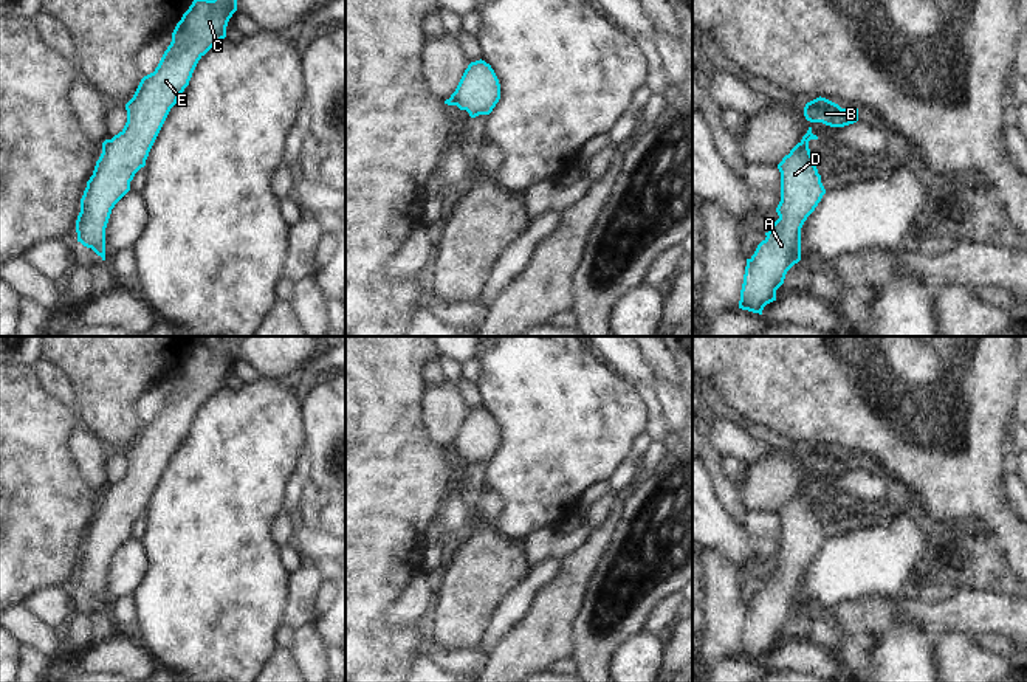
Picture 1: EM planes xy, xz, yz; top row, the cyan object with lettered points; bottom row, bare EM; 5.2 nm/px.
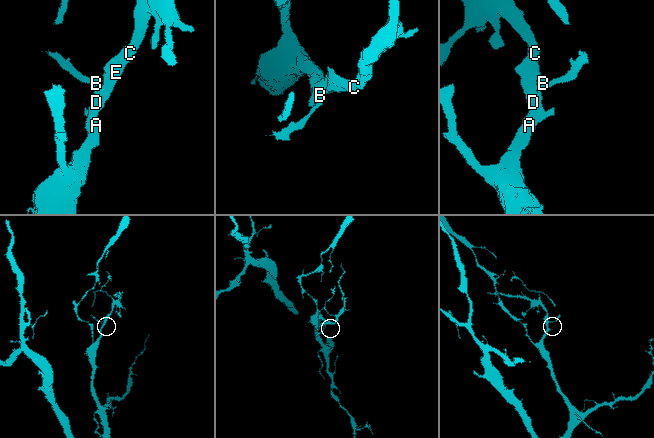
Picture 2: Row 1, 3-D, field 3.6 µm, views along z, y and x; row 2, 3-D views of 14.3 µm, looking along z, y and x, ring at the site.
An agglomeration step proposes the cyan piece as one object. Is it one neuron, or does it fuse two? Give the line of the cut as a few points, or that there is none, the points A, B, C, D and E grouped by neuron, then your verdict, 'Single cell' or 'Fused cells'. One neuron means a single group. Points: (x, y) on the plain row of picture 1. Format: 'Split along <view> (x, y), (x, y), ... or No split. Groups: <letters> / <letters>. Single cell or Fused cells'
Split along yz (801, 489), (807, 493). Groups: A C D E / B. Fused cells

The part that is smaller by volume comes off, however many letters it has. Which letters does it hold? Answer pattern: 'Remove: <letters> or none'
Remove: B

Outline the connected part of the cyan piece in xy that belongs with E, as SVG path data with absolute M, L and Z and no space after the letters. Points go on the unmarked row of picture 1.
M217 336L214 347L194 346L172 380L172 389L153 420L144 423L125 451L124 476L102 493L81 546L77 589L105 608L105 575L115 552L130 538L135 521L178 445L189 432L198 408L222 386L237 358L242 336Z

